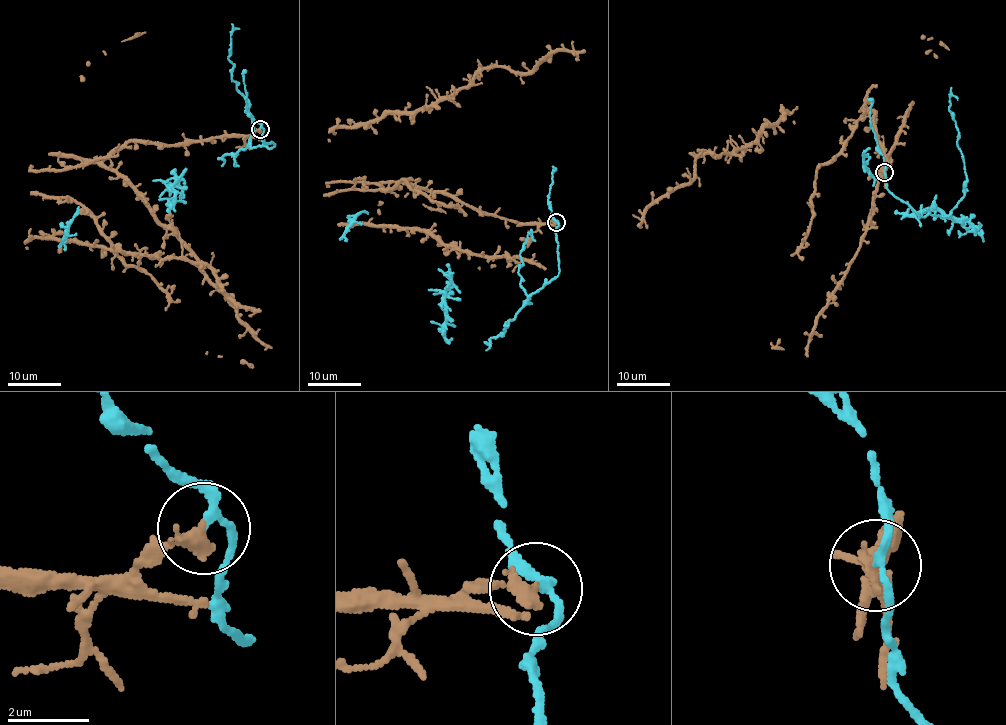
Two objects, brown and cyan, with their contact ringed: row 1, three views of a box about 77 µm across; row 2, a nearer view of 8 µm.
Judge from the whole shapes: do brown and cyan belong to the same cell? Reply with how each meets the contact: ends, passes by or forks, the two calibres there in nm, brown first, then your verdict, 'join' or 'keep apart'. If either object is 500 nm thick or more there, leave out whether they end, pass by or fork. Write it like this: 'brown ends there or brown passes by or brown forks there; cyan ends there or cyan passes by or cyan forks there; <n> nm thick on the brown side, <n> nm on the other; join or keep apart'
brown ends there; cyan passes by; 320 nm thick on the brown side, 150 nm on the other; keep apart

